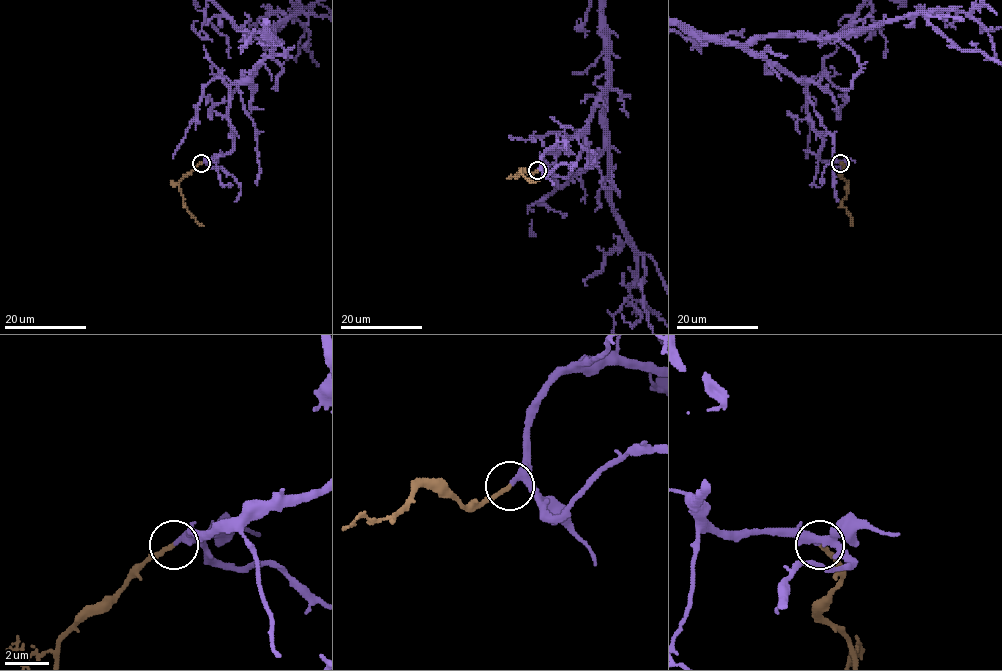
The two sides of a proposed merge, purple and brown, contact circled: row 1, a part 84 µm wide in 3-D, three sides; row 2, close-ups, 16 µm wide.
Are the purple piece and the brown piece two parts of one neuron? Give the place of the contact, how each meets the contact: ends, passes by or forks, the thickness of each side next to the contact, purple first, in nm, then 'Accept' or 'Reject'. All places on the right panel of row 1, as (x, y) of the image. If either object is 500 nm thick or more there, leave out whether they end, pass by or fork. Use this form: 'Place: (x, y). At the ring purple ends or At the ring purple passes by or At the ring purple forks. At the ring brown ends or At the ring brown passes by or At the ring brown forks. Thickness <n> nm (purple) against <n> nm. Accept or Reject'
Place: (840, 163). At the ring purple passes by. At the ring brown ends. Thickness 200 nm (purple) against 200 nm. Accept

